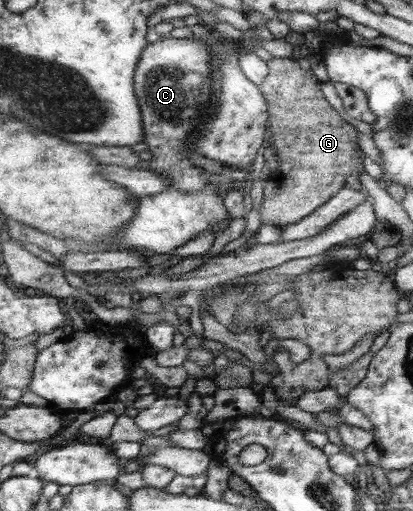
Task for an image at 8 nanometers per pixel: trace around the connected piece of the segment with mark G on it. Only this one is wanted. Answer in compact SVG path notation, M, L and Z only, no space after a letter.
M273 57L268 61L269 75L265 82L261 83L268 101L271 125L270 143L280 156L281 165L272 173L272 178L277 180L277 189L265 189L265 198L262 199L259 208L261 222L278 227L279 225L291 225L309 215L313 215L321 206L332 200L343 187L347 186L348 175L361 175L365 161L359 151L359 131L343 119L339 111L333 109L333 105L325 99L321 85L323 82L317 79L315 73L301 61L290 58Z

